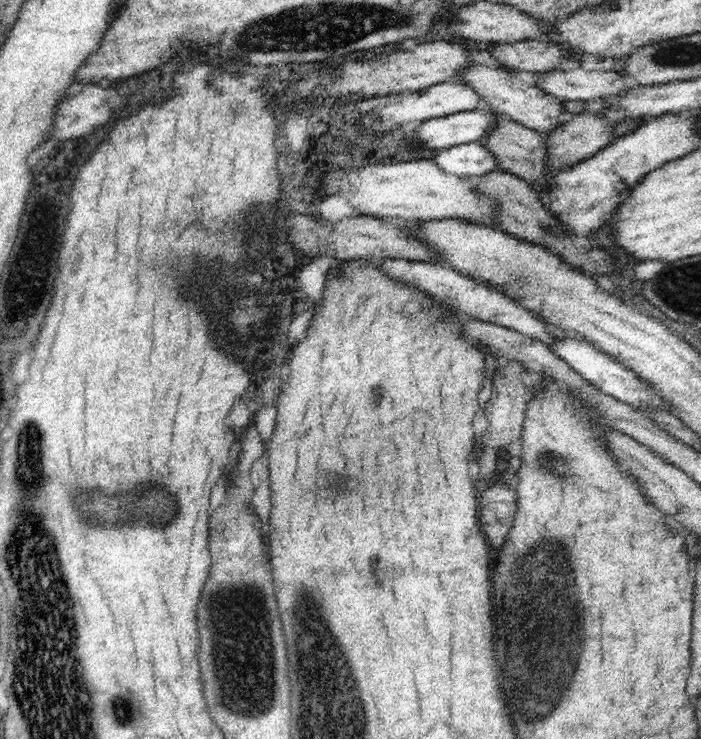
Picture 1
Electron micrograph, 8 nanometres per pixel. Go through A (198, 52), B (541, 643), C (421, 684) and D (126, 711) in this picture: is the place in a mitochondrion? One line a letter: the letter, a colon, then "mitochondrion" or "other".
A: other
B: mitochondrion
C: other
D: mitochondrion

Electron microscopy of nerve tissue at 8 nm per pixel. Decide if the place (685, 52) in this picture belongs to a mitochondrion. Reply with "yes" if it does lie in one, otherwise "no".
yes

